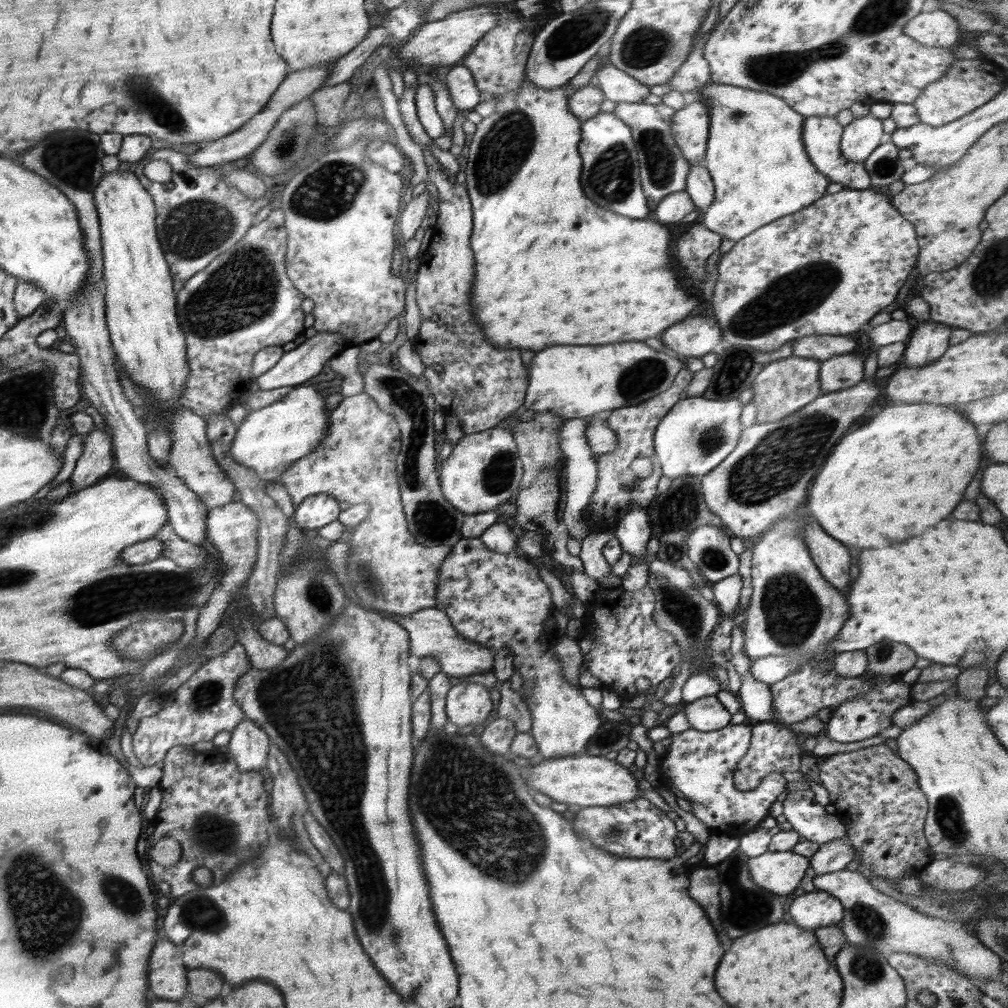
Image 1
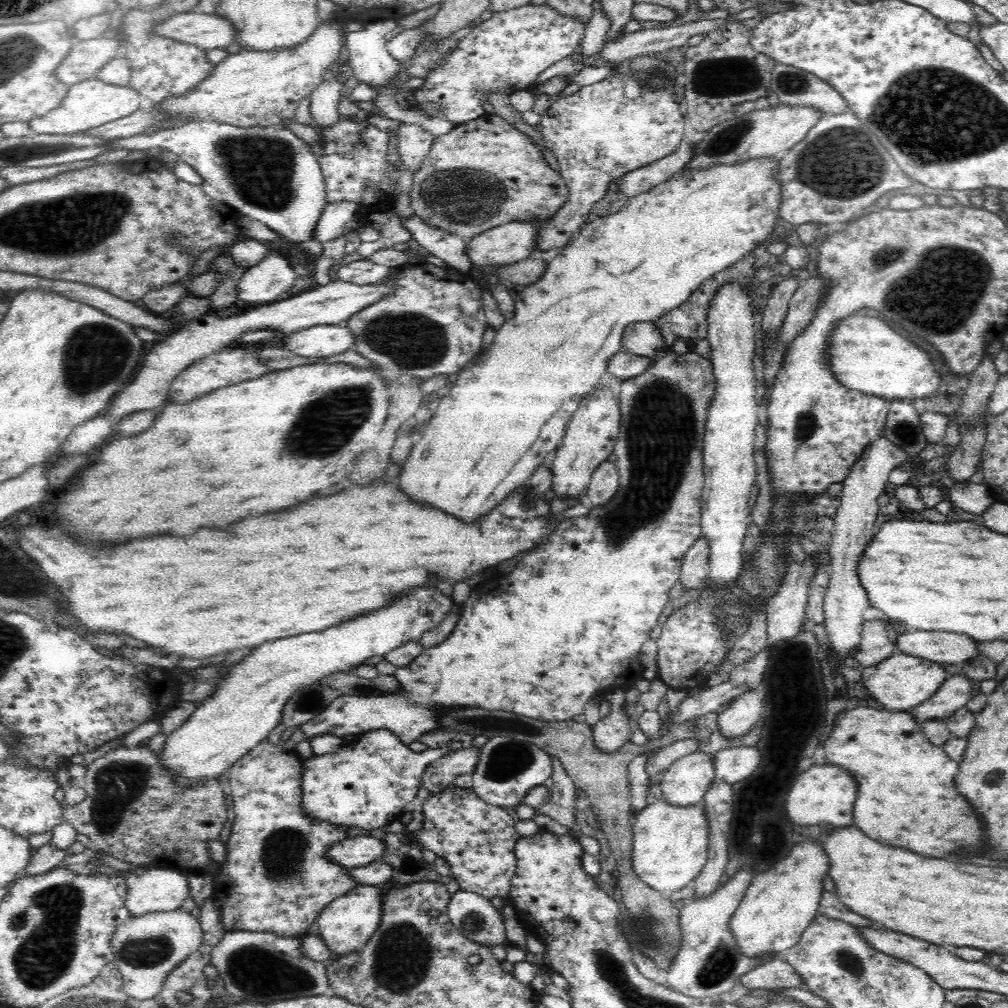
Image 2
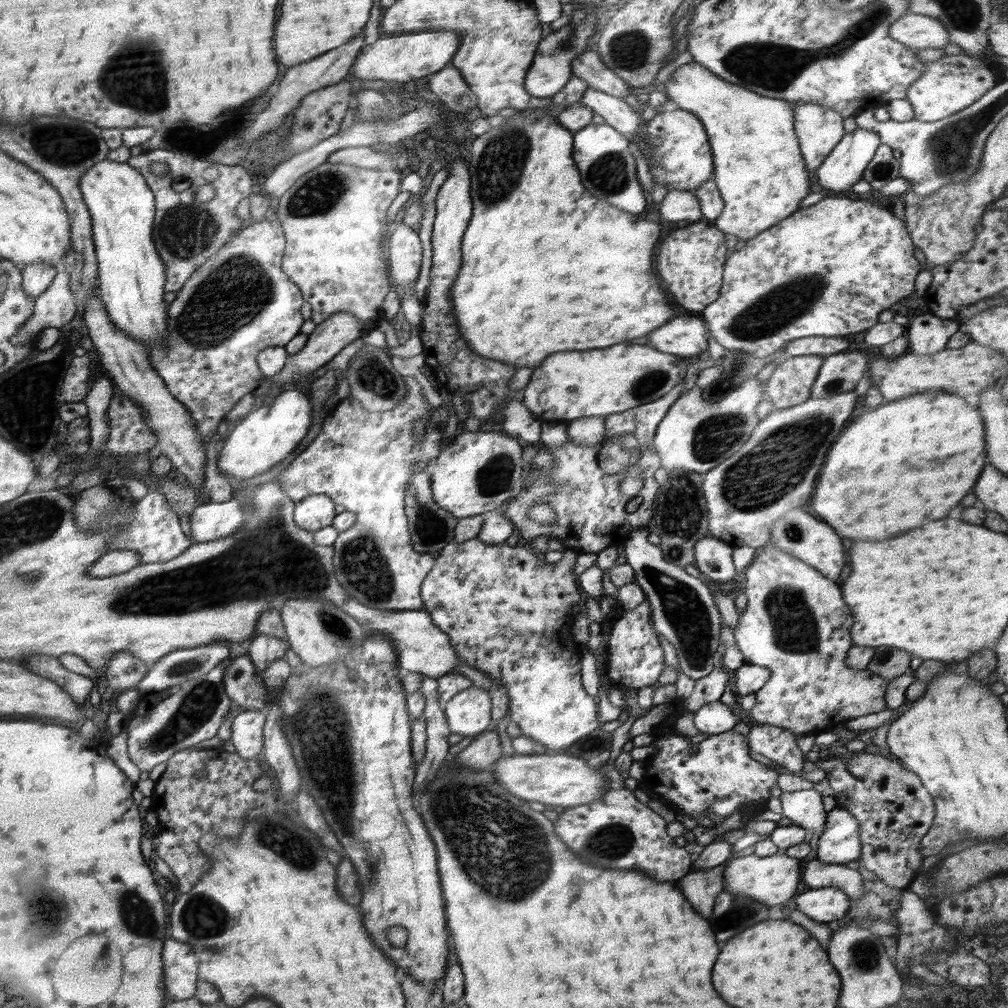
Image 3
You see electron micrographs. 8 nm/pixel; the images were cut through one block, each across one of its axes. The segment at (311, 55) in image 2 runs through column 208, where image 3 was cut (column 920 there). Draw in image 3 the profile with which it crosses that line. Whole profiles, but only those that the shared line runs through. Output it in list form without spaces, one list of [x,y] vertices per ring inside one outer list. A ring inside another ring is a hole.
[[[944,55],[939,60],[928,62],[926,72],[917,78],[907,90],[906,99],[912,105],[914,119],[922,122],[936,122],[956,114],[998,83],[998,78],[989,70],[988,63],[968,55]]]

